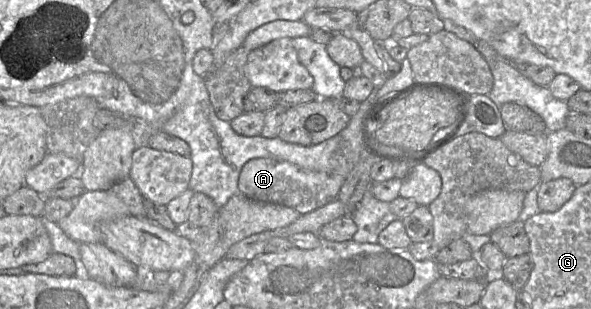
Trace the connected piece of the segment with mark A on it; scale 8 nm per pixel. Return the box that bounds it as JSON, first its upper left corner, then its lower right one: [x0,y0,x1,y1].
[238,59,415,214]

